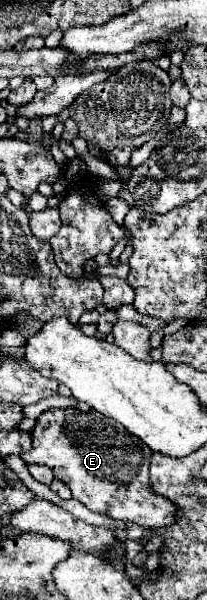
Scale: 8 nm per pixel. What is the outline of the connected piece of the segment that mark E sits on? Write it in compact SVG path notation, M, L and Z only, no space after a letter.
M83 406L47 410L39 416L31 436L33 448L23 452L21 458L27 464L49 466L55 478L71 488L73 498L83 502L91 512L105 514L113 520L135 522L143 528L173 526L179 518L179 508L171 500L147 488L149 458L153 452L115 420Z

